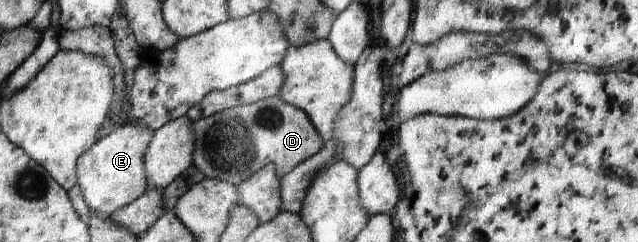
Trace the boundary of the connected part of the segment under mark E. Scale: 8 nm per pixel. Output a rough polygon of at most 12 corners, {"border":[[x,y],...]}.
{"border":[[128,121],[78,162],[90,212],[111,215],[147,190],[154,133]]}

